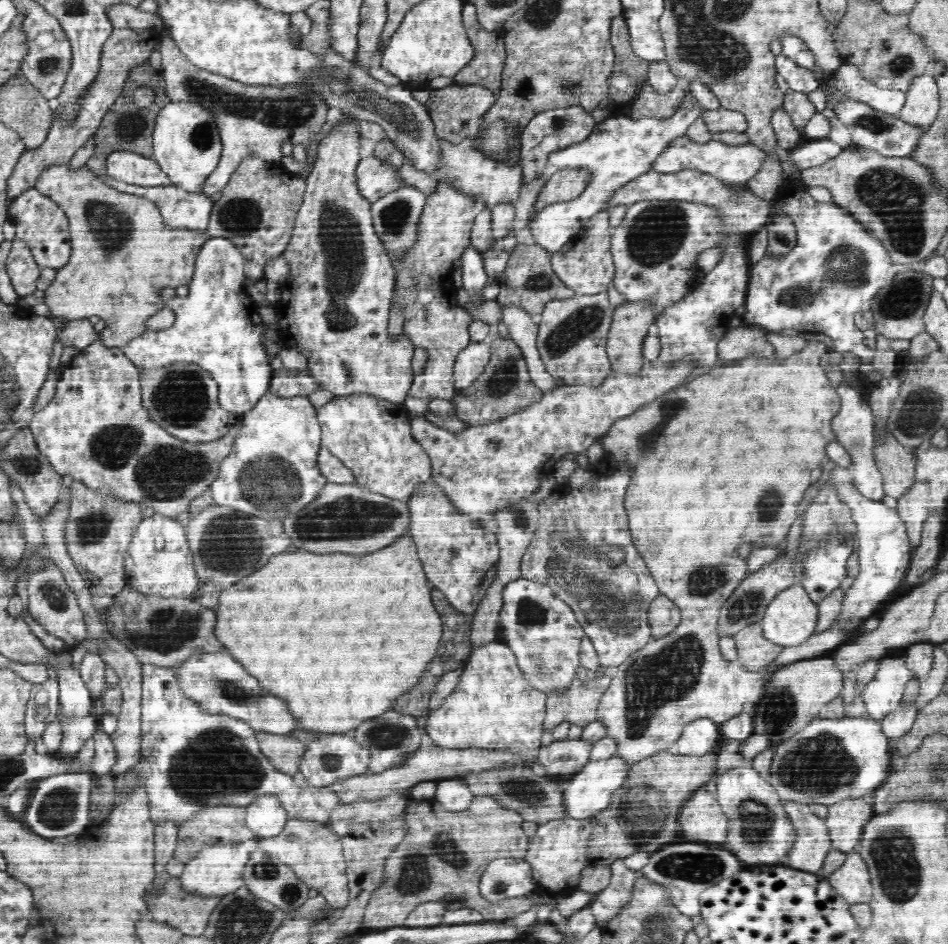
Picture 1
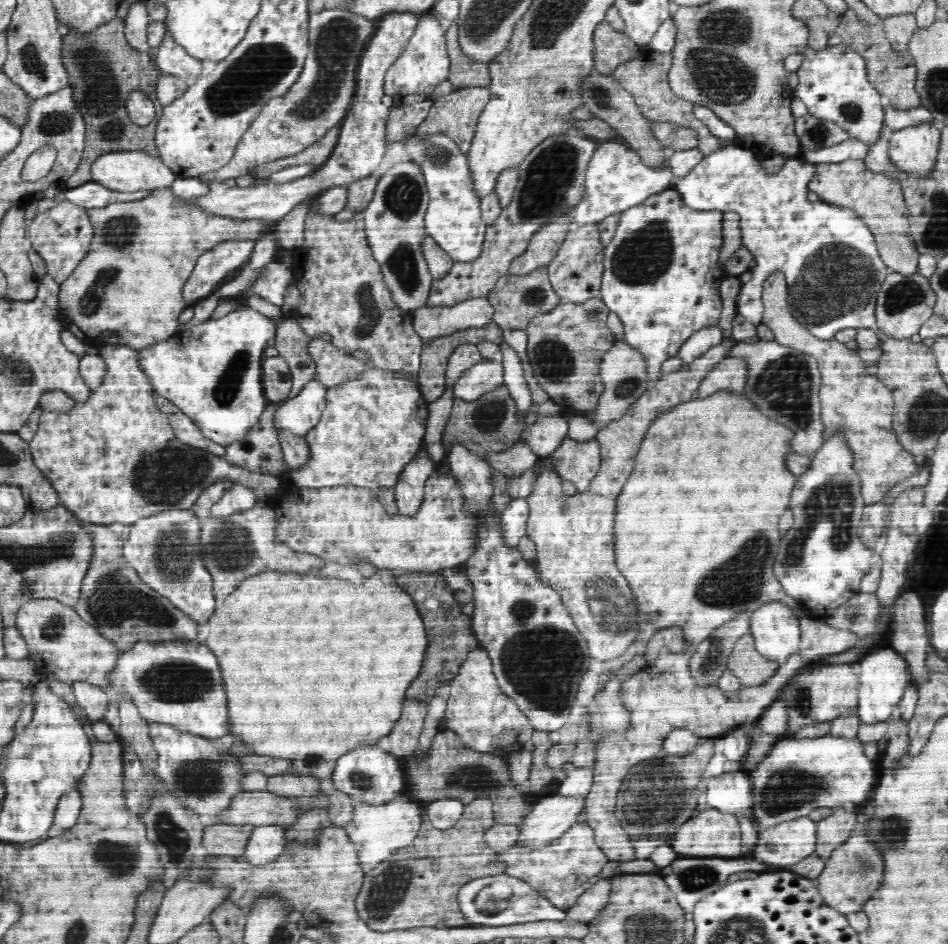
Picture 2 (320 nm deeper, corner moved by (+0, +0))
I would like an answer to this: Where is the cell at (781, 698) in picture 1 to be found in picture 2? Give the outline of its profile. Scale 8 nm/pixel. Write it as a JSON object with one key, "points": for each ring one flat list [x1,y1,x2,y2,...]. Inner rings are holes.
{"points":[[848,663,823,665,803,674,794,675,781,690,781,700,786,708,788,734,798,732,800,728,810,724,828,722,848,714,857,712,859,675,852,671]]}

